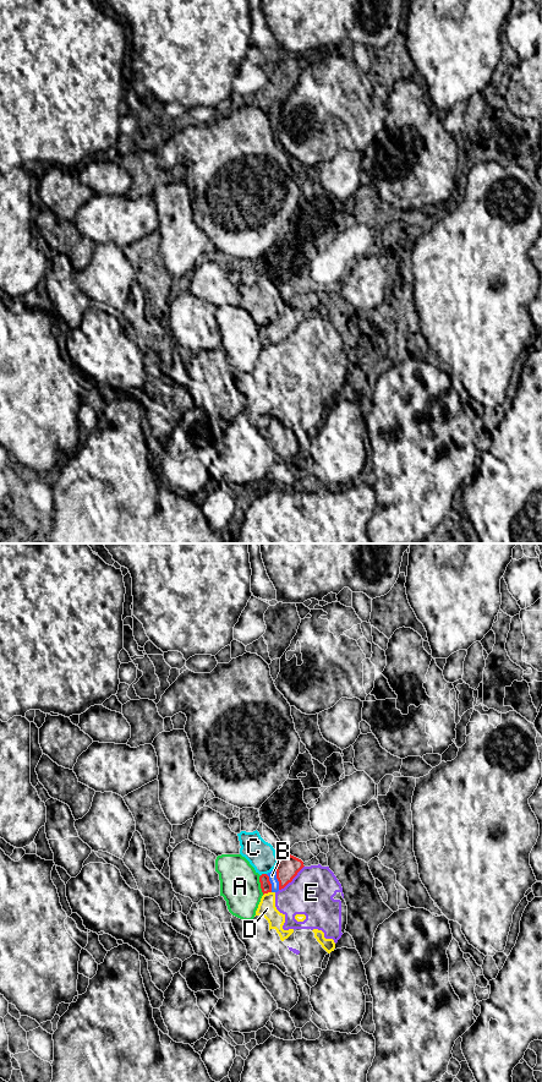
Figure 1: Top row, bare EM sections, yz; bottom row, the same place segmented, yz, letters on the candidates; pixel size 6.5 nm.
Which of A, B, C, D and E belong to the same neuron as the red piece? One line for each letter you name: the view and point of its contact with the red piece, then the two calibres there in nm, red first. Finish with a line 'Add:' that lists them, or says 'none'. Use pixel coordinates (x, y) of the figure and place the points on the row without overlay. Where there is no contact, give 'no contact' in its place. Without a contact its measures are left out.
B: contact yz (277, 329); calibres 150 and 50 nm
Add: B

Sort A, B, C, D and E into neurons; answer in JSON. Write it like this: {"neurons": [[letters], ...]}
{"neurons": [["A"], ["B"], ["C"], ["D", "E"]]}

